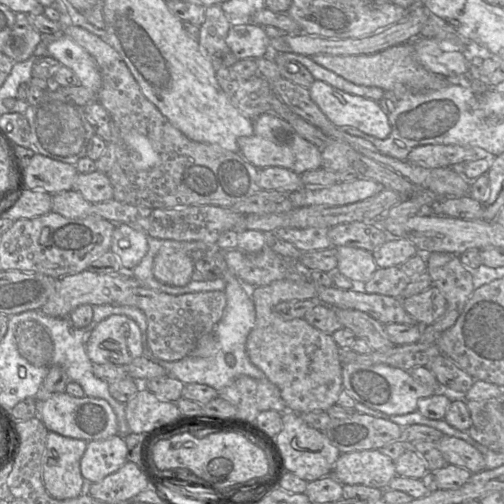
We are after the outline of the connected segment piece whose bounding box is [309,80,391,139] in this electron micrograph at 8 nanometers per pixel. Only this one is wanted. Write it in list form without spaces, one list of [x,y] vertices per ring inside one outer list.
[[[314,80],[309,88],[309,93],[313,102],[336,127],[353,127],[378,139],[386,139],[389,136],[391,126],[388,117],[377,101],[352,95],[341,90],[341,95],[345,100],[345,103],[342,104],[337,95],[335,95],[334,87],[320,80]]]

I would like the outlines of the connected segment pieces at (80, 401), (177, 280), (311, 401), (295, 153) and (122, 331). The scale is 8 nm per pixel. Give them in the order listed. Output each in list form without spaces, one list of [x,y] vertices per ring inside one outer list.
[[[66,392],[54,394],[45,401],[36,400],[36,415],[49,432],[87,442],[117,435],[118,431],[116,415],[112,407],[101,398],[74,397]]]
[[[165,250],[153,261],[153,275],[161,283],[170,286],[185,286],[192,281],[194,262],[178,250]]]
[[[283,279],[250,290],[255,307],[255,324],[246,340],[253,365],[278,387],[286,410],[297,414],[327,411],[335,405],[342,385],[341,349],[332,335],[311,326],[304,318],[284,320],[274,307],[291,300],[316,300],[317,286],[308,279]]]
[[[267,112],[253,120],[254,133],[238,139],[239,153],[257,169],[283,167],[301,175],[322,168],[321,150],[296,133],[289,122]]]
[[[121,314],[103,319],[87,334],[86,353],[92,363],[129,364],[143,355],[139,326]]]

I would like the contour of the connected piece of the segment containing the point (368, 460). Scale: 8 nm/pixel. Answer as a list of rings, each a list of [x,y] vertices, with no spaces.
[[[380,450],[356,451],[340,454],[332,474],[342,485],[364,485],[381,490],[388,489],[389,483],[396,477],[394,461]]]

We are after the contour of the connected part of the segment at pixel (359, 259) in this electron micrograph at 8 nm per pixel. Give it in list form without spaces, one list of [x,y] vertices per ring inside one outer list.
[[[339,246],[336,255],[337,270],[350,279],[355,288],[365,284],[378,269],[372,252],[362,248]]]

